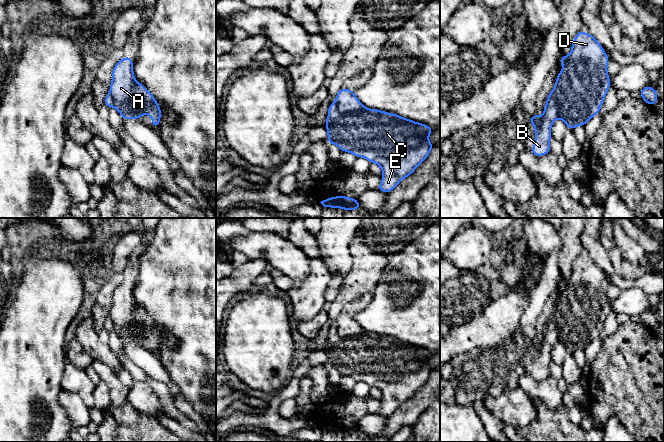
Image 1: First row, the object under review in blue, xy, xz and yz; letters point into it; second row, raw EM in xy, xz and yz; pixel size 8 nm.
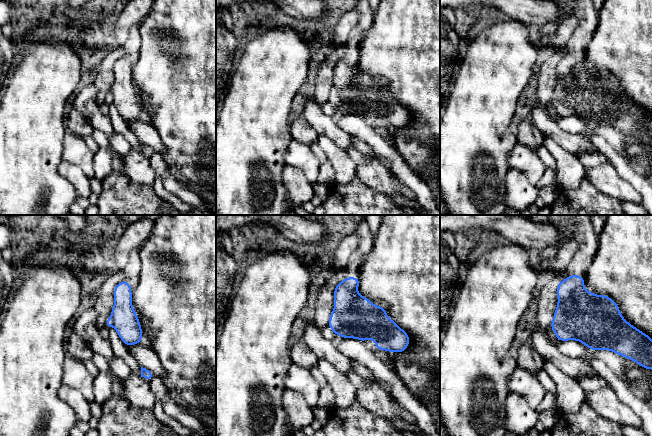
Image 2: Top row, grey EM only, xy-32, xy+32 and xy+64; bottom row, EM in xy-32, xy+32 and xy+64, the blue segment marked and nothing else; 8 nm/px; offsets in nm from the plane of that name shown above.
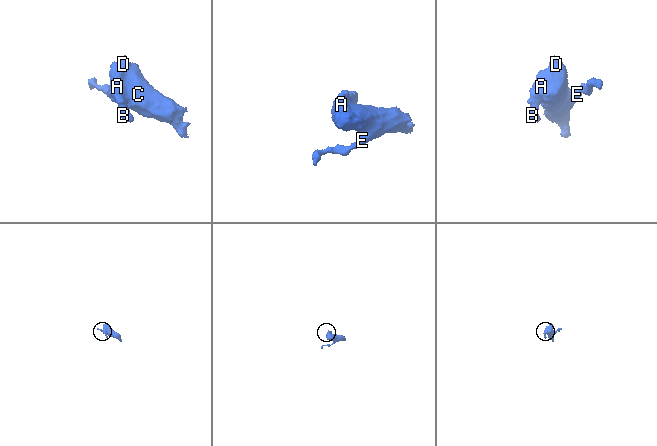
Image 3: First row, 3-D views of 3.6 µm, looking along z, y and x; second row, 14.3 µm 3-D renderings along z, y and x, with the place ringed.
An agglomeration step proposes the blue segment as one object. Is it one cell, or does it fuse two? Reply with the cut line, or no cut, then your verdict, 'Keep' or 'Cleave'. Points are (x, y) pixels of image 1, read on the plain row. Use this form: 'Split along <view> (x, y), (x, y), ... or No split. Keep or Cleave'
Split along xy (133, 304), (131, 323), (140, 340). Cleave

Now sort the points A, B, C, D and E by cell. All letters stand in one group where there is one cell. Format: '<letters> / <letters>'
A B / C D E

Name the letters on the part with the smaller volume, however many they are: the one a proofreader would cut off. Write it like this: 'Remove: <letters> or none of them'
Remove: A, B

